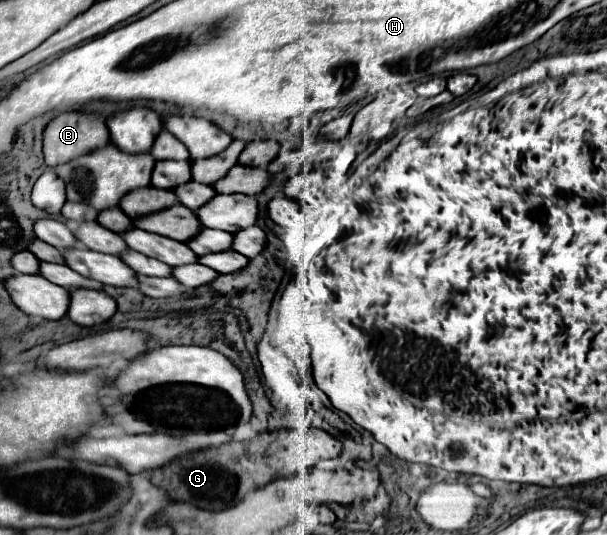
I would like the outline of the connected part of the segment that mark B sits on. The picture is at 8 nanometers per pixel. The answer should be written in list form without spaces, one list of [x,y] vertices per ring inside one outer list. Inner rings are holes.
[[[64,111],[64,113],[58,113],[44,127],[44,157],[46,157],[48,167],[66,163],[66,161],[70,161],[74,157],[80,157],[82,153],[88,153],[88,151],[94,151],[98,147],[104,147],[106,143],[110,143],[110,135],[108,135],[104,117],[96,115],[96,113]]]

